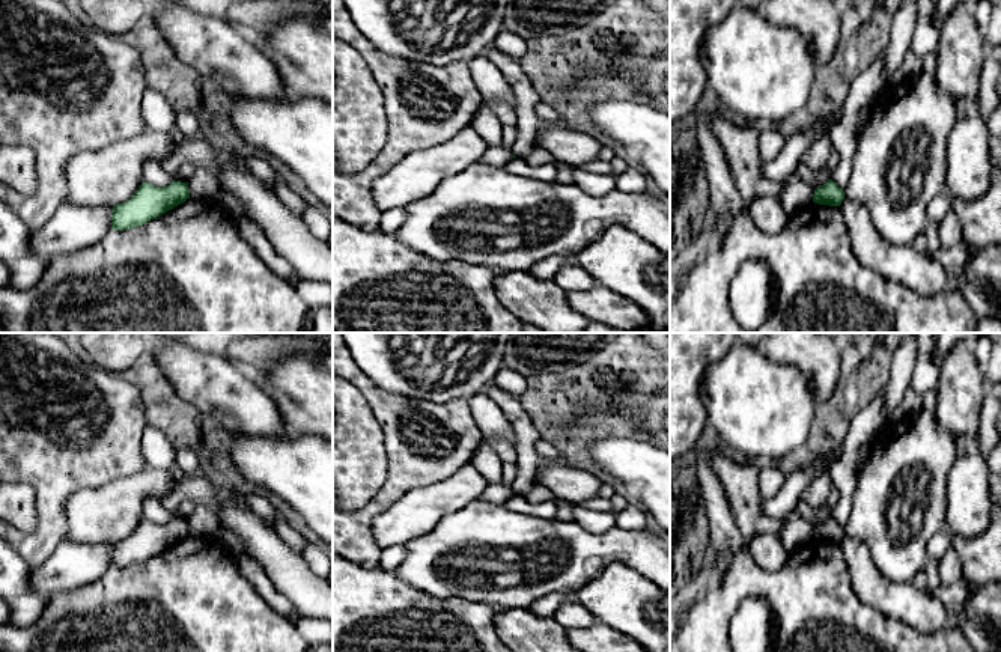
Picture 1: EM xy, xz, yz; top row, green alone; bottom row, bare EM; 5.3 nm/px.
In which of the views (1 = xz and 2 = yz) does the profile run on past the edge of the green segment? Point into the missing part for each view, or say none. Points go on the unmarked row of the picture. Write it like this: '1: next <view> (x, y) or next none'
1: next none
2: next none

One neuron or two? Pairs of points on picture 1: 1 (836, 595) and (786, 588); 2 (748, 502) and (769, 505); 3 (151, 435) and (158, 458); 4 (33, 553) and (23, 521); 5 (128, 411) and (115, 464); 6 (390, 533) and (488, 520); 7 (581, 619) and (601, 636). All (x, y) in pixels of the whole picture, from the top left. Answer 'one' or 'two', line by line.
1: one
2: two
3: one
4: two
5: one
6: two
7: two

